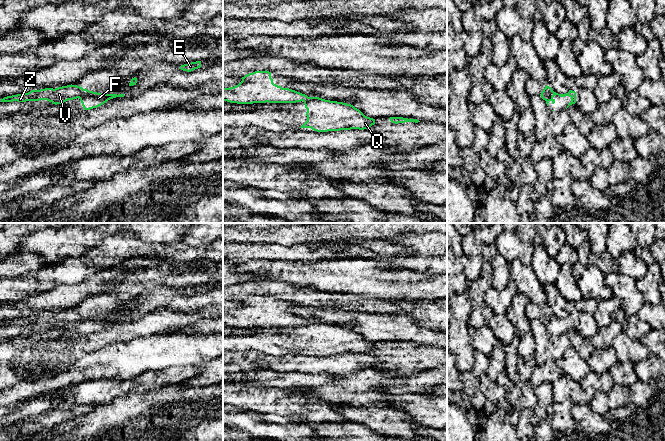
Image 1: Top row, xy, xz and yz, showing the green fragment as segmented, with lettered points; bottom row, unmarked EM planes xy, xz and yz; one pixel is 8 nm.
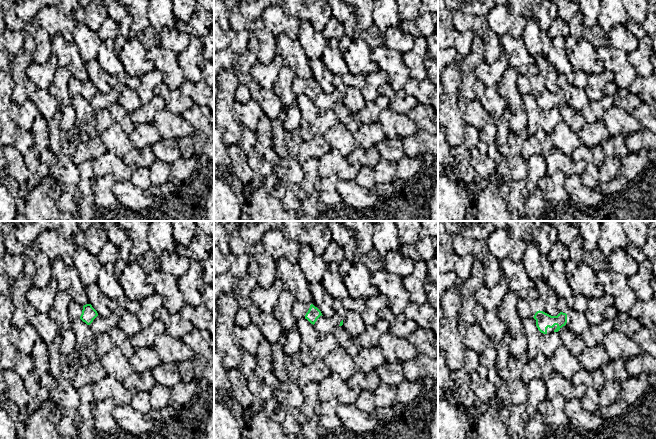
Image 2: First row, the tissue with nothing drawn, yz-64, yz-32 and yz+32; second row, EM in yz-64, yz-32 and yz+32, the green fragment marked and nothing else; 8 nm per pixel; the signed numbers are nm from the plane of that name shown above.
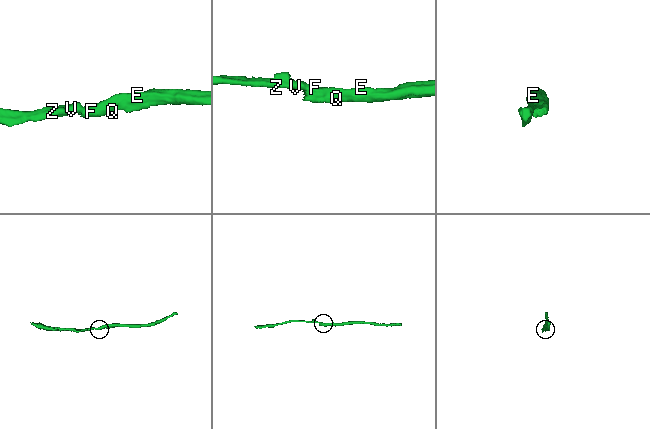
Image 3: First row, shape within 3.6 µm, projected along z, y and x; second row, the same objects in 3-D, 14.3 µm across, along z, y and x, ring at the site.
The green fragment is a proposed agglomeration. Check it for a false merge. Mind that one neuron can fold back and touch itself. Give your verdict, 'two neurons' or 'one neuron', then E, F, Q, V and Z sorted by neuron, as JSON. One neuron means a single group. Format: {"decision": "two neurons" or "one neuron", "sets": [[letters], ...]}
{"decision": "two neurons", "sets": [["E", "F", "Q"], ["V", "Z"]]}

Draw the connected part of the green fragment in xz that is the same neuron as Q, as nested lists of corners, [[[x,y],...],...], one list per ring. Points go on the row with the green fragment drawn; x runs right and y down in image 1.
[[[308,97],[304,102],[307,121],[300,128],[311,128],[317,132],[359,129],[375,124],[375,119],[365,116],[351,104]]]

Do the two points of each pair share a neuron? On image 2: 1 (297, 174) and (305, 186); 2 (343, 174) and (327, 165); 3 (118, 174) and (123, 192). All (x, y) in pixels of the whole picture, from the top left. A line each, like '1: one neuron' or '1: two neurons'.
1: two neurons
2: one neuron
3: two neurons

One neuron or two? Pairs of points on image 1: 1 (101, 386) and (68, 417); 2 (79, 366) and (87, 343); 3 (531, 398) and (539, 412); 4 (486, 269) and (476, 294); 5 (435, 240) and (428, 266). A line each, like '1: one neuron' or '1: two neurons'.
1: two neurons
2: two neurons
3: two neurons
4: one neuron
5: one neuron

